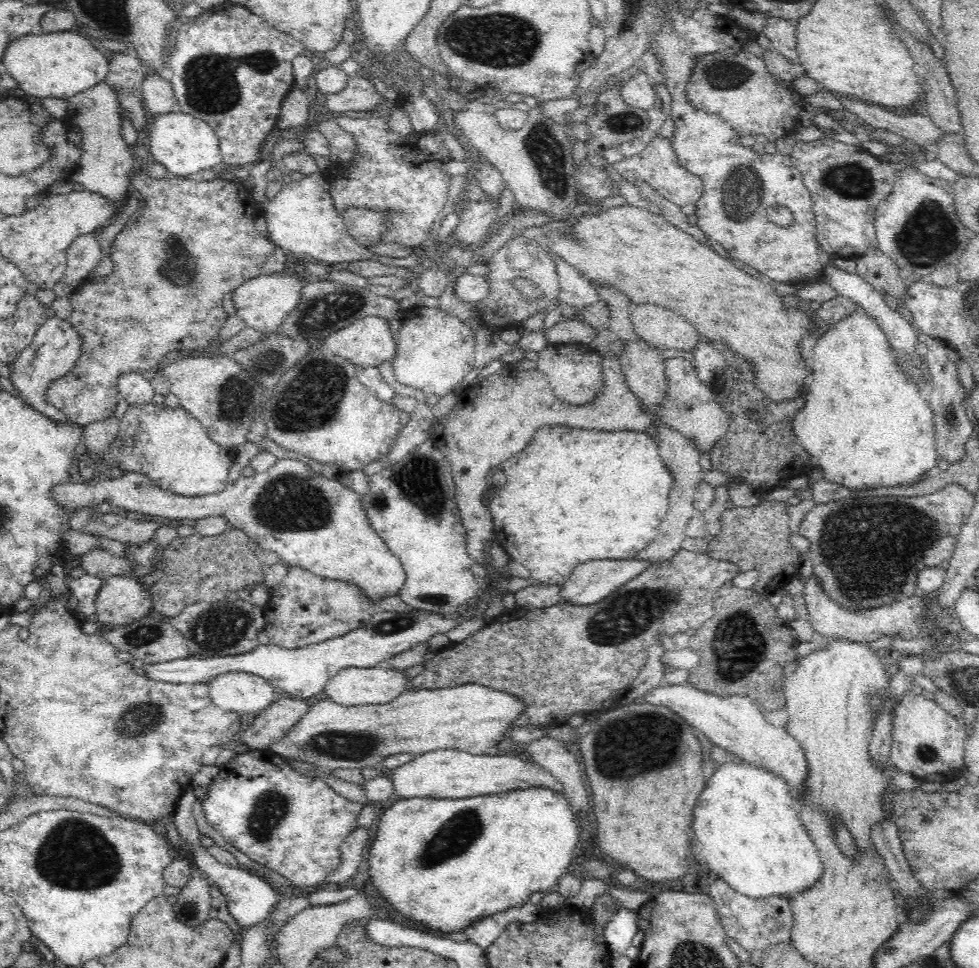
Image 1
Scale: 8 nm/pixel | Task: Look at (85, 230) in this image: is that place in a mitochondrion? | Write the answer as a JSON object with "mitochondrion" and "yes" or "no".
{"mitochondrion":"no"}

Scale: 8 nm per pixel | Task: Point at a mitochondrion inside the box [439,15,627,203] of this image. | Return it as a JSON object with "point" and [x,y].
{"point":[548,156]}

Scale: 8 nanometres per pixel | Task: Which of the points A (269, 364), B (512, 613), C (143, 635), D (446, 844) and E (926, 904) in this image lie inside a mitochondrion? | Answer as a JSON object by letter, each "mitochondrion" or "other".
{"A":"mitochondrion","B":"other","C":"mitochondrion","D":"mitochondrion","E":"other"}

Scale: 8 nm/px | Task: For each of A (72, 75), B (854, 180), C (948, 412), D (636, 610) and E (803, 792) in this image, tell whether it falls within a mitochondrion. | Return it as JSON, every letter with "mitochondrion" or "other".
{"A":"other","B":"mitochondrion","C":"mitochondrion","D":"mitochondrion","E":"other"}

